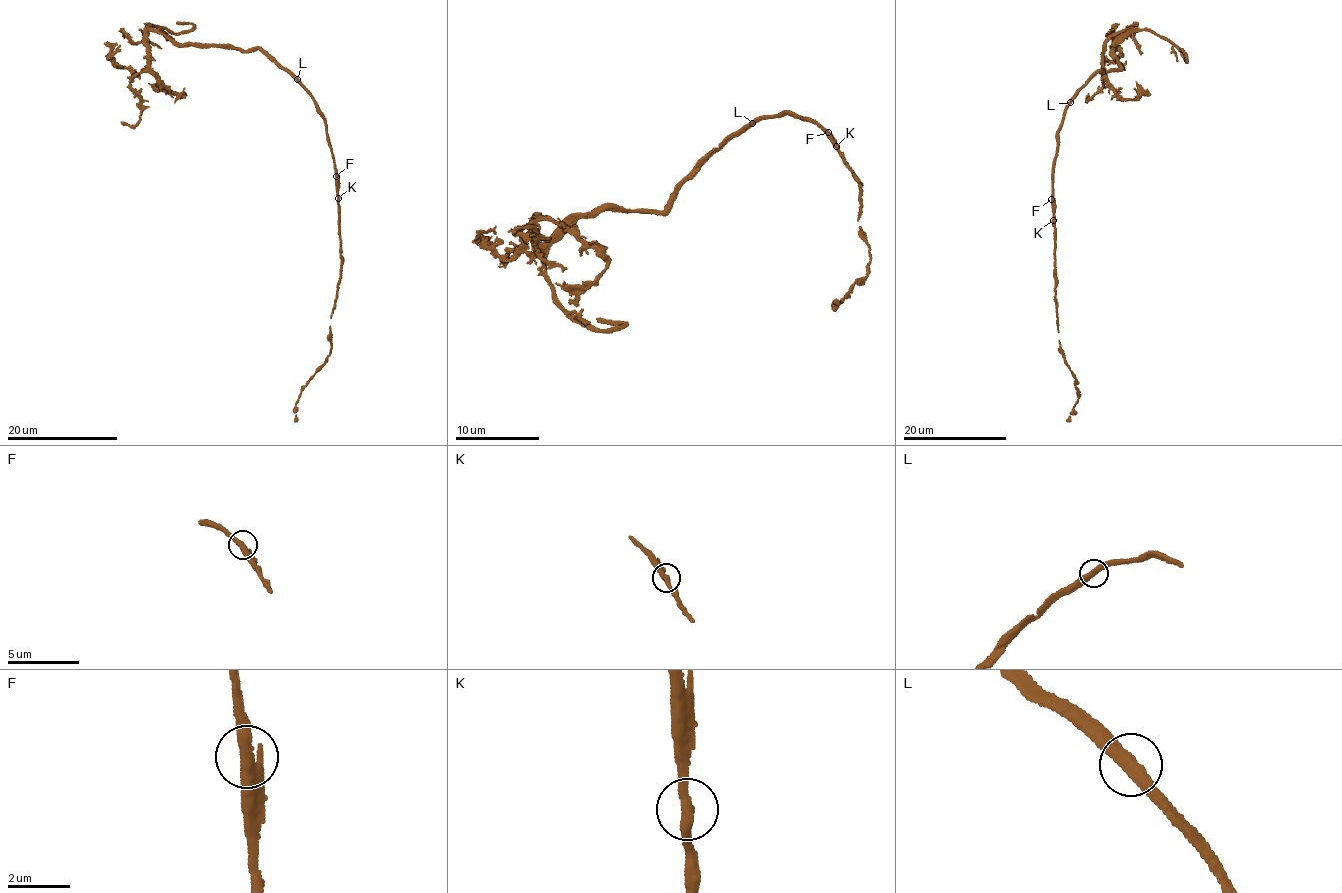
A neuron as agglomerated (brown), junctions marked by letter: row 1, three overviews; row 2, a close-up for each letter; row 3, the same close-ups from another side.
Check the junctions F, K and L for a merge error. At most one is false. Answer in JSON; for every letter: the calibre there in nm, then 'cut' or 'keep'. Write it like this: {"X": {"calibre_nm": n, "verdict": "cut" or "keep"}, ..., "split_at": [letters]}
{"F": {"calibre_nm": 400, "verdict": "keep"}, "K": {"calibre_nm": 400, "verdict": "keep"}, "L": {"calibre_nm": 420, "verdict": "keep"}, "split_at": []}

